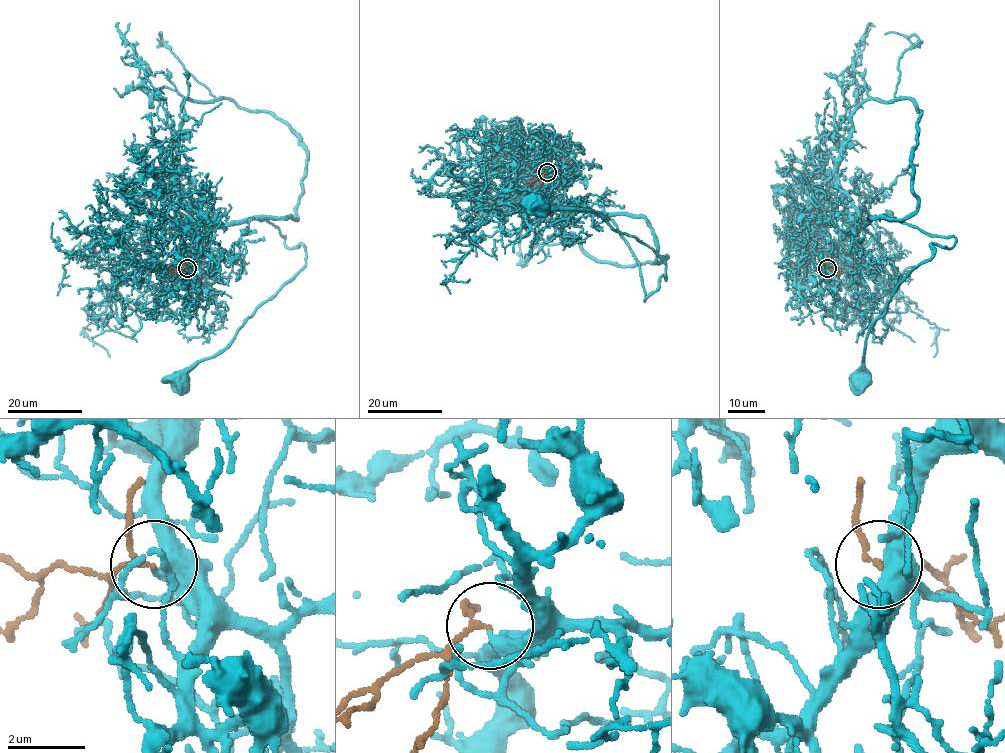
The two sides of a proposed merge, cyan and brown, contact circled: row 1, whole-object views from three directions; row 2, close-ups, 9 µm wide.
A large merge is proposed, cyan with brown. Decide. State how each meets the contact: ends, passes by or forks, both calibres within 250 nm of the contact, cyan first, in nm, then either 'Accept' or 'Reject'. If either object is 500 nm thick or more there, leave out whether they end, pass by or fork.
At the ring cyan passes by. At the ring brown passes by. Thickness 400 nm (cyan) against 110 nm. Accept

